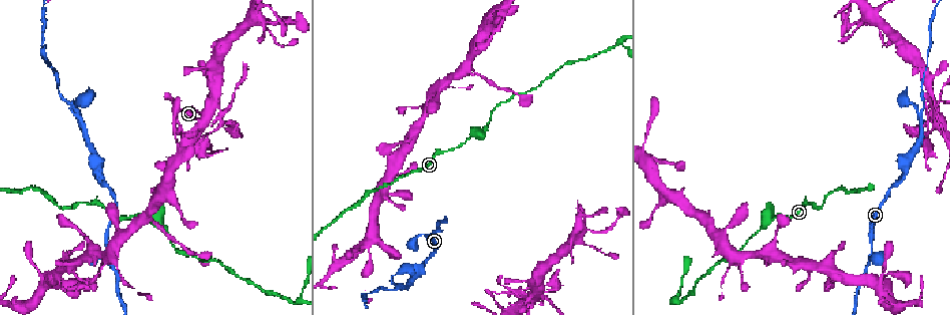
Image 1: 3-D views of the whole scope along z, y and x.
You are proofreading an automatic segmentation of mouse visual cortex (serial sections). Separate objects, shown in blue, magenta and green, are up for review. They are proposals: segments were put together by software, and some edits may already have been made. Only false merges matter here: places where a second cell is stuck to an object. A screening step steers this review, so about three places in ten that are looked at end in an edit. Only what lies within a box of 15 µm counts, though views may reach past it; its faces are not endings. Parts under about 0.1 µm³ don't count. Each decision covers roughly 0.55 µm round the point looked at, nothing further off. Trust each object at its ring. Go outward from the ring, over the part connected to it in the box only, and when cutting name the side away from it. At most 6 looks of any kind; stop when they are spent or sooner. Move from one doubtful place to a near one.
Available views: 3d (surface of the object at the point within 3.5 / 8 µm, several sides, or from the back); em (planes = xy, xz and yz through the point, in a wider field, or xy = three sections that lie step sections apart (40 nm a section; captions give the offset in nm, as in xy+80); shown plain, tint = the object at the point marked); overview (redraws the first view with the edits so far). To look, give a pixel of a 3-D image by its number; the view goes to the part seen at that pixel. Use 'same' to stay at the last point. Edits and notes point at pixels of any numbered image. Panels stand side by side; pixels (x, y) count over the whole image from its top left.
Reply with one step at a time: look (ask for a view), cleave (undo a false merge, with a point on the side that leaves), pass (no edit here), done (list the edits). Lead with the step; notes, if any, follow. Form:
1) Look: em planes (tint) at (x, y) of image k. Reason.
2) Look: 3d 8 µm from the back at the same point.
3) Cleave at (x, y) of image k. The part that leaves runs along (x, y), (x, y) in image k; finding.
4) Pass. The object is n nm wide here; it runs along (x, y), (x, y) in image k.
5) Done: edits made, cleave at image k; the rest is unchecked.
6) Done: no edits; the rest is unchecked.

Look: 3d 3.5 µm at (871, 254) of image 1. Arms part here.

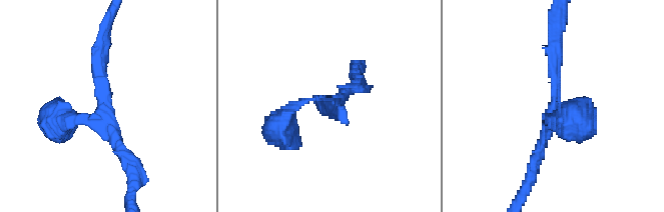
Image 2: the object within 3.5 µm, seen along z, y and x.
Look: em xy step 1 (tint) at (554, 103) of image 2. 3 arms meet here; the arms are 150, 200, 200 nm wide; now the EM.

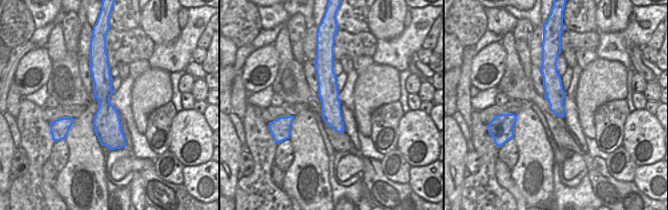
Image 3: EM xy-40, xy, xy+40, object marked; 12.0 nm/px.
Pass. The object is 240 nm wide here; it runs along (104, 36), (101, 109), (58, 122) in image 2; all the same cell.

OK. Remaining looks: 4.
Look: 3d 8 µm at (921, 114) of image 1. Three-way junction.

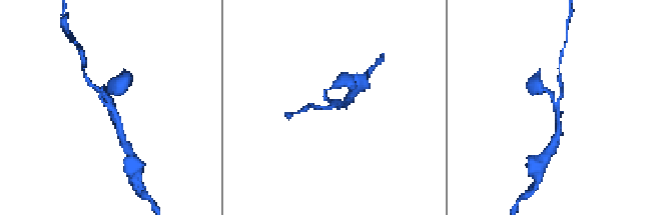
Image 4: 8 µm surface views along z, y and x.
Look: 3d 3.5 µm at (107, 106) of image 4. Zoom in.

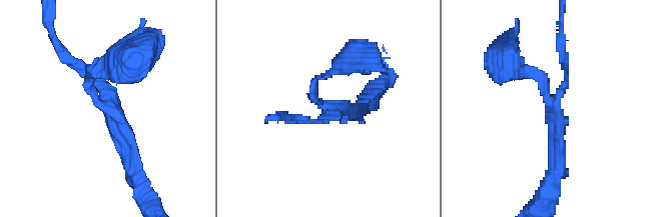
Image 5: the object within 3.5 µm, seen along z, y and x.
Cleave at (531, 74) of image 5. The part that leaves runs along (549, 103), (541, 79), (498, 57) in image 5; a second cell is stuck on.

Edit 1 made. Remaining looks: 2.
Done: edits made, cleave at image 5; the rest is unchecked.

